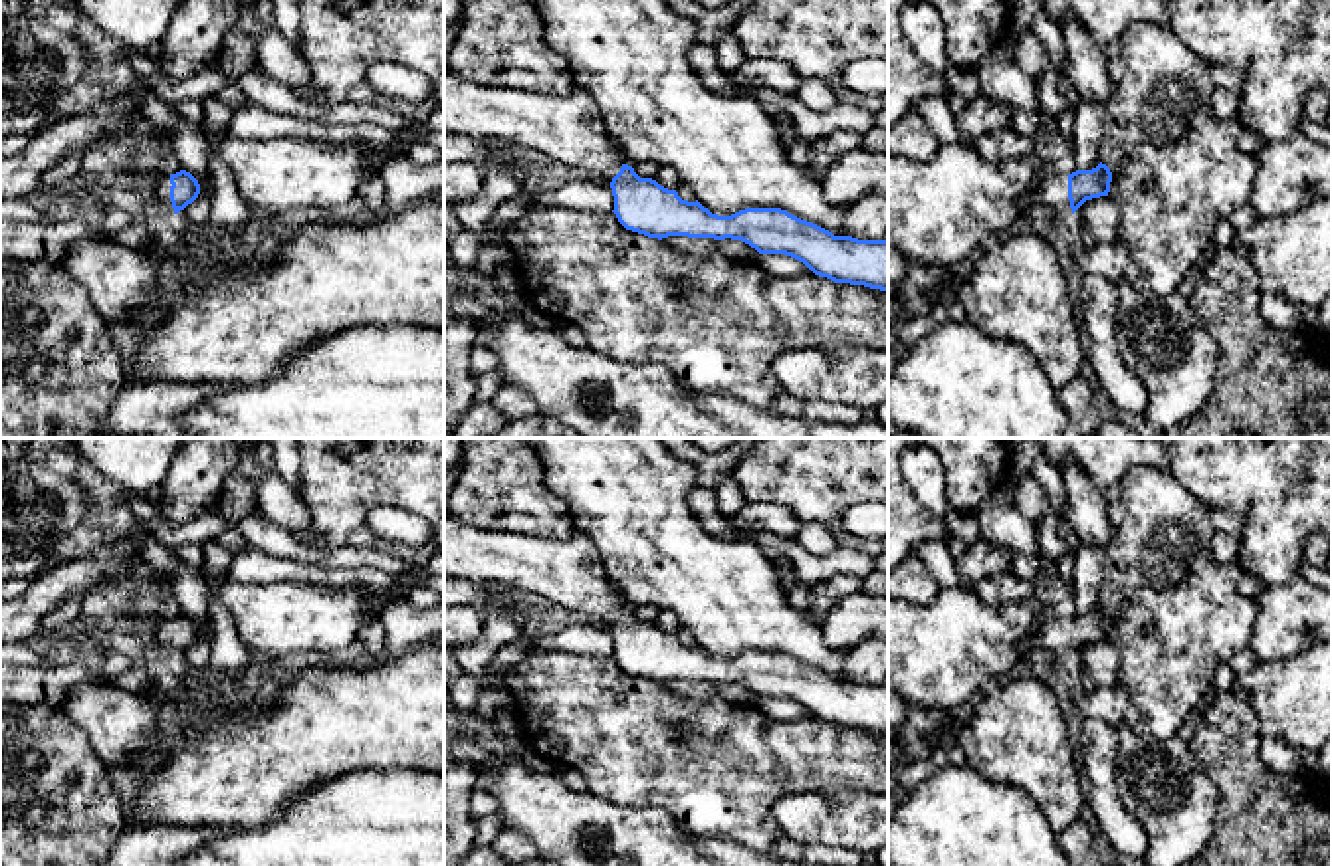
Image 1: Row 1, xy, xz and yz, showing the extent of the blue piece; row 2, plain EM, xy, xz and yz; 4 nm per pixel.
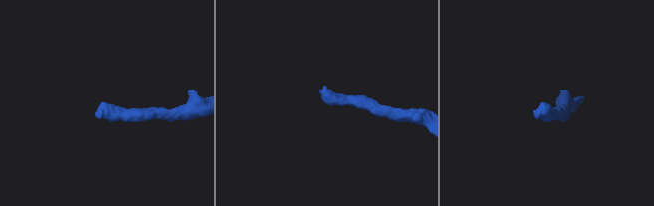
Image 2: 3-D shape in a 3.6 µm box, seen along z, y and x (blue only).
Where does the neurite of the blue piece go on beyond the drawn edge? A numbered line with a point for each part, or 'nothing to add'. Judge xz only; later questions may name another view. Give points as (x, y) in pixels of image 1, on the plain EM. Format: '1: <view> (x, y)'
1: xz (569, 573)

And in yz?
1: yz (1051, 635)

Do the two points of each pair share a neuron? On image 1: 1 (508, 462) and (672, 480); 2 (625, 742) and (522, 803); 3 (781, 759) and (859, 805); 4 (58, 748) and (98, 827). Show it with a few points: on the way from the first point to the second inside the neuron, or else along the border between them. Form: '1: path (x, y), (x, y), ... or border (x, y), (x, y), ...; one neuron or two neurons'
1: border (540, 458), (546, 484), (567, 506); two neurons
2: border (587, 789), (631, 807); two neurons
3: border (867, 789), (807, 787), (791, 791), (781, 799); two neurons
4: path (58, 767), (58, 787), (78, 807); one neuron

